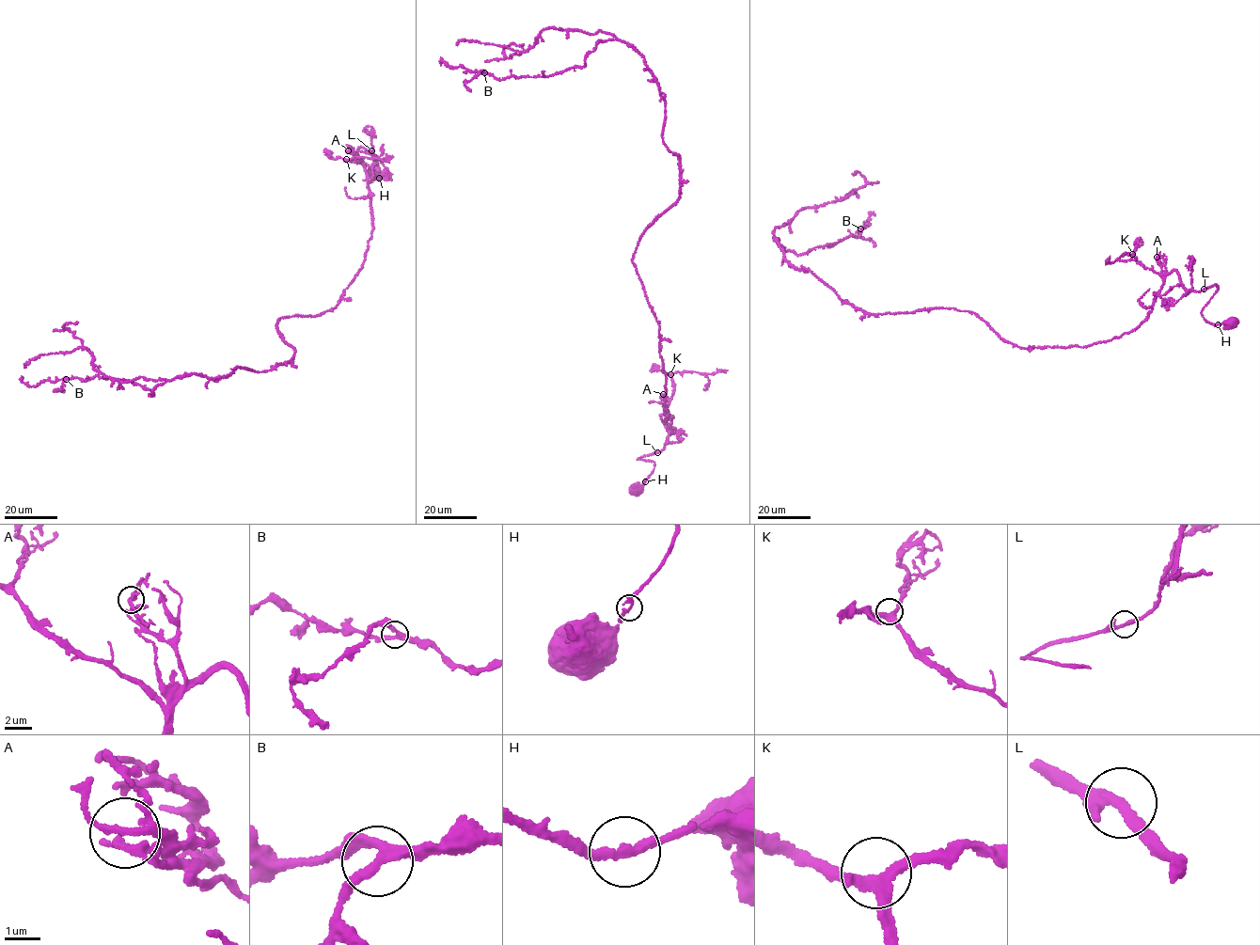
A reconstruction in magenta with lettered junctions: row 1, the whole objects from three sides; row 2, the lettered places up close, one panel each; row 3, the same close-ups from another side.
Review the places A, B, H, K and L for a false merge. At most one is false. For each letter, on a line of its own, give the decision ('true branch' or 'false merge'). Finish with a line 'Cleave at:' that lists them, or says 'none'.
A: true branch
B: true branch
H: true branch
K: true branch
L: true branch
Cleave at: none

